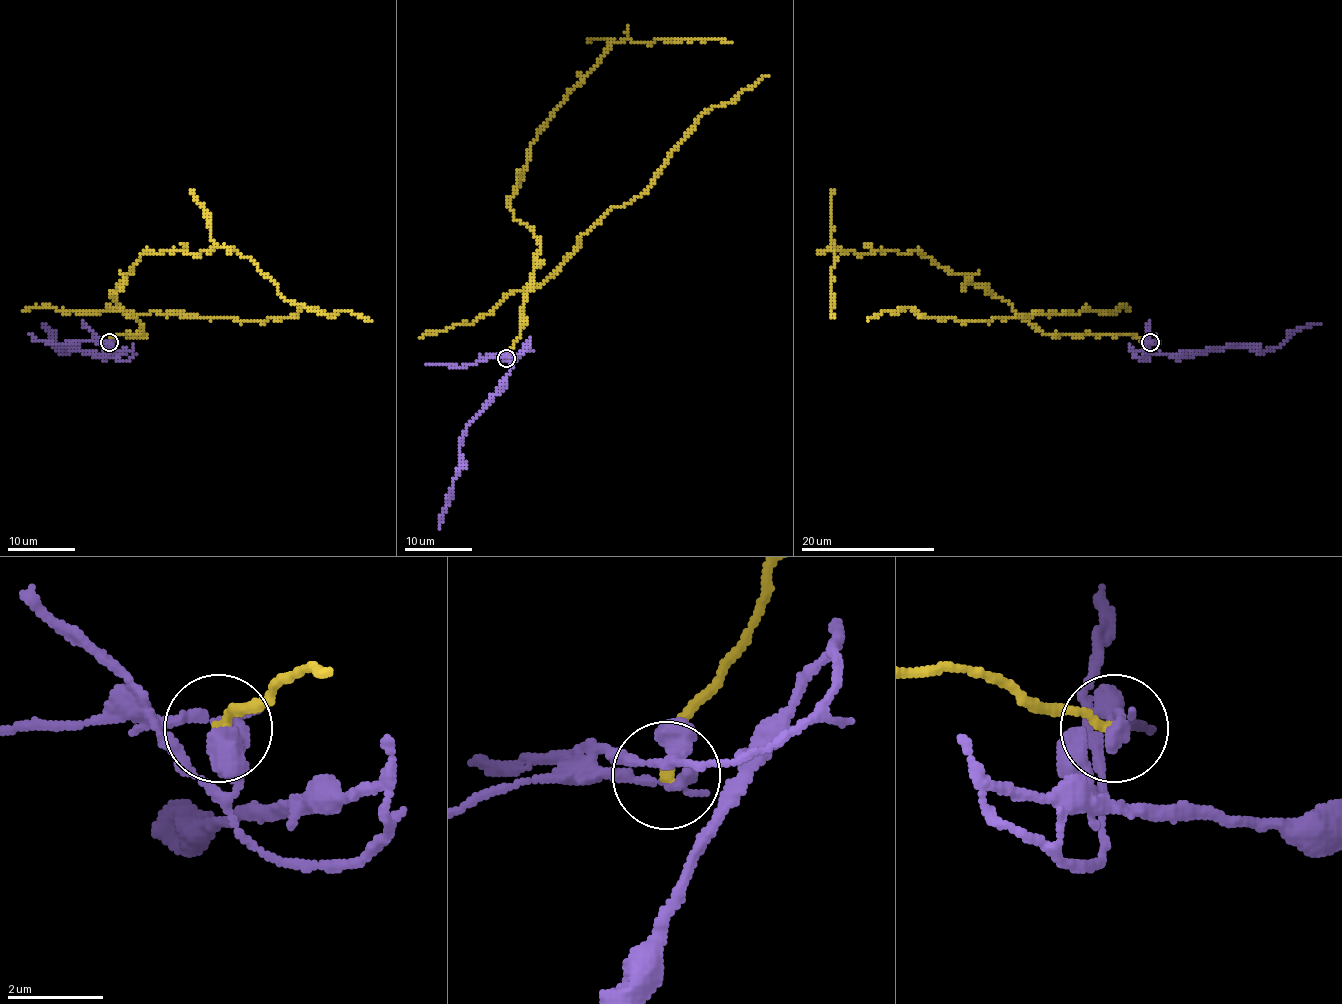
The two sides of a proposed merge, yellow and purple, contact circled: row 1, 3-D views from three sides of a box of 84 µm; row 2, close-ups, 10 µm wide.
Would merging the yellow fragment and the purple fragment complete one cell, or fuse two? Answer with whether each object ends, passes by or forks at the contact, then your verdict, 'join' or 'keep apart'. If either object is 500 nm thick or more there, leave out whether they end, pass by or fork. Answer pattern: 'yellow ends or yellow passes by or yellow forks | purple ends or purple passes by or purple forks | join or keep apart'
yellow ends | purple ends | keep apart

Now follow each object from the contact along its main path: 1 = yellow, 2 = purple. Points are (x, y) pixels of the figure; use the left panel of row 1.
1: (109, 342), (141, 333), (110, 295), (149, 251), (224, 246), (287, 300), (334, 318)
2: (109, 342), (110, 353), (117, 360), (129, 360), (132, 353), (92, 355), (57, 348), (50, 330), (43, 325)

